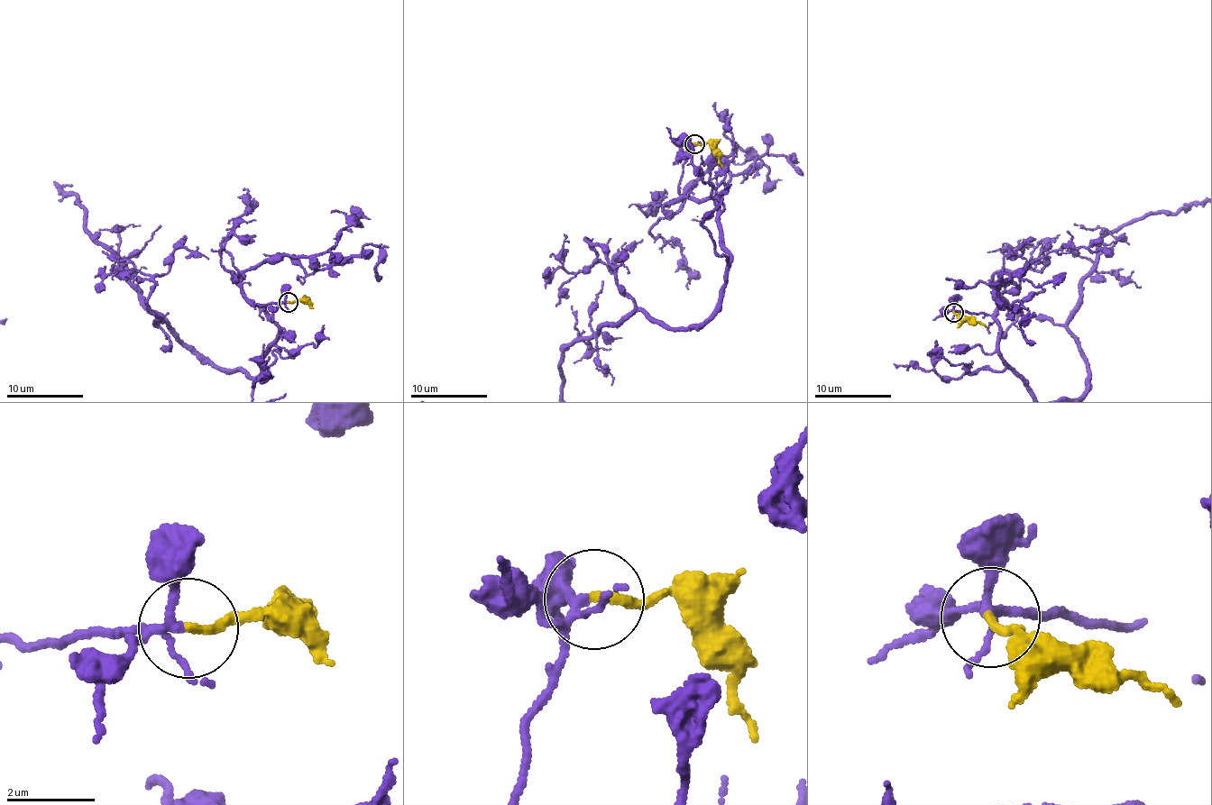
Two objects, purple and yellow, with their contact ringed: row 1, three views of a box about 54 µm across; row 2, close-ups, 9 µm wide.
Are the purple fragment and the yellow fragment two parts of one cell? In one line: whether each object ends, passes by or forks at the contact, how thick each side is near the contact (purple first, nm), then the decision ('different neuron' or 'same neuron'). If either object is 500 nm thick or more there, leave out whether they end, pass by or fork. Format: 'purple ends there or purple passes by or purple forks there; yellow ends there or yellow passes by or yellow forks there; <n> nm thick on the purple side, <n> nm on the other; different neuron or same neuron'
purple forks there; yellow ends there; 150 nm thick on the purple side, 200 nm on the other; same neuron

